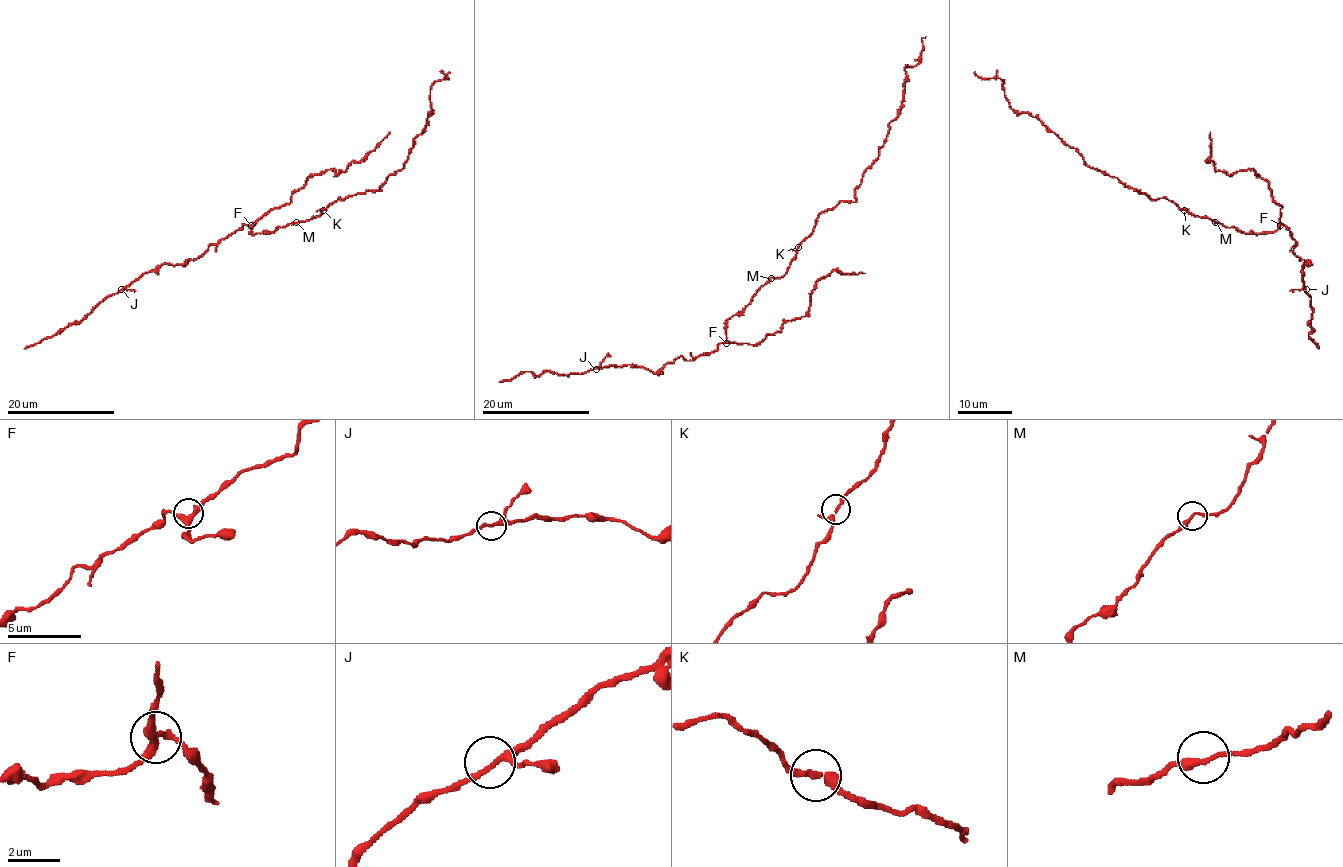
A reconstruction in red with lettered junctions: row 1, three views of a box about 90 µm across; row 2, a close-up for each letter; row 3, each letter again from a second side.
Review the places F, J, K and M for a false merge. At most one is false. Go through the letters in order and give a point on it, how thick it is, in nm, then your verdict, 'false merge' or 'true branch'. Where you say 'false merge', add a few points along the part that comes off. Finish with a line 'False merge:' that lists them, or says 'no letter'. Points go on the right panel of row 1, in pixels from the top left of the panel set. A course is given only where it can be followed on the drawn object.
F: (1280, 225) | 340 nm | true branch
J: (1306, 289) | 220 nm | true branch
K: (1184, 210) | 240 nm | true branch
M: (1215, 222) | 240 nm | true branch
False merge: no letter

